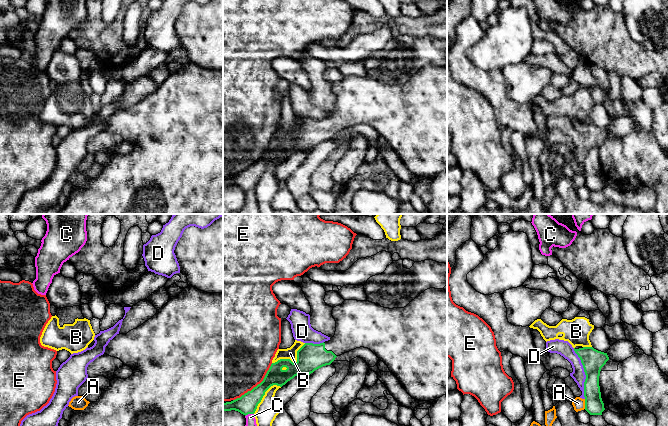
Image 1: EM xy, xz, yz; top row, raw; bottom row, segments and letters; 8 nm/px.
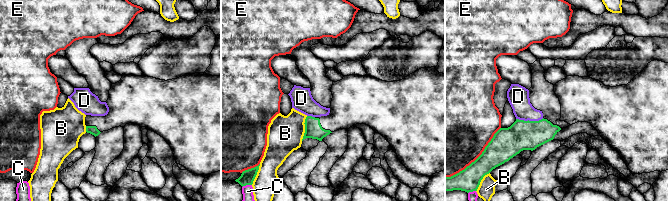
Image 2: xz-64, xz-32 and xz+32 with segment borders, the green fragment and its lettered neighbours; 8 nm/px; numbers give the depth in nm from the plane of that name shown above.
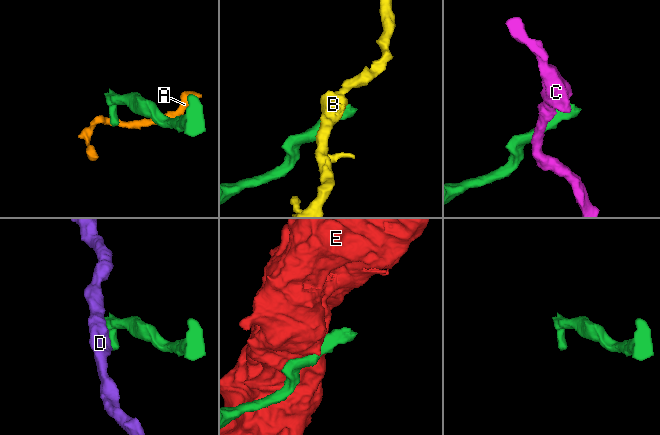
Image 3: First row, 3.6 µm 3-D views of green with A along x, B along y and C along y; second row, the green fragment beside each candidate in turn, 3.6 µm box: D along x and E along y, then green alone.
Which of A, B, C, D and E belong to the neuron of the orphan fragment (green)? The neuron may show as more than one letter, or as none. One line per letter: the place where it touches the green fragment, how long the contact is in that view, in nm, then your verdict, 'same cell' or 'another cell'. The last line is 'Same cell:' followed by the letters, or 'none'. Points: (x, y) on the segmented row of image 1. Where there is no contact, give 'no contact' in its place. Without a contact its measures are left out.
A: yz (585, 404) | 80 nm | another cell
B: xz (292, 362) | 320 nm | another cell
C: xz (249, 413) | 80 nm | another cell
D: yz (585, 373) | 420 nm | another cell
E: xz (257, 385) | 440 nm | another cell
Same cell: none

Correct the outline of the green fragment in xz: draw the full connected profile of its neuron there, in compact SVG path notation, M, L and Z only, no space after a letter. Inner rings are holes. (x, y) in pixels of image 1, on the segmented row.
M430 288L421 293L404 308L384 308L369 301L345 300L332 310L336 321L335 335L320 344L305 343L297 351L297 362L280 359L272 363L263 381L240 398L223 403L223 411L235 410L243 415L254 414L265 392L273 385L282 387L297 375L310 375L315 370L330 365L337 356L356 348L370 349L383 361L407 393L415 400L430 401L447 395L447 292L444 289Z

